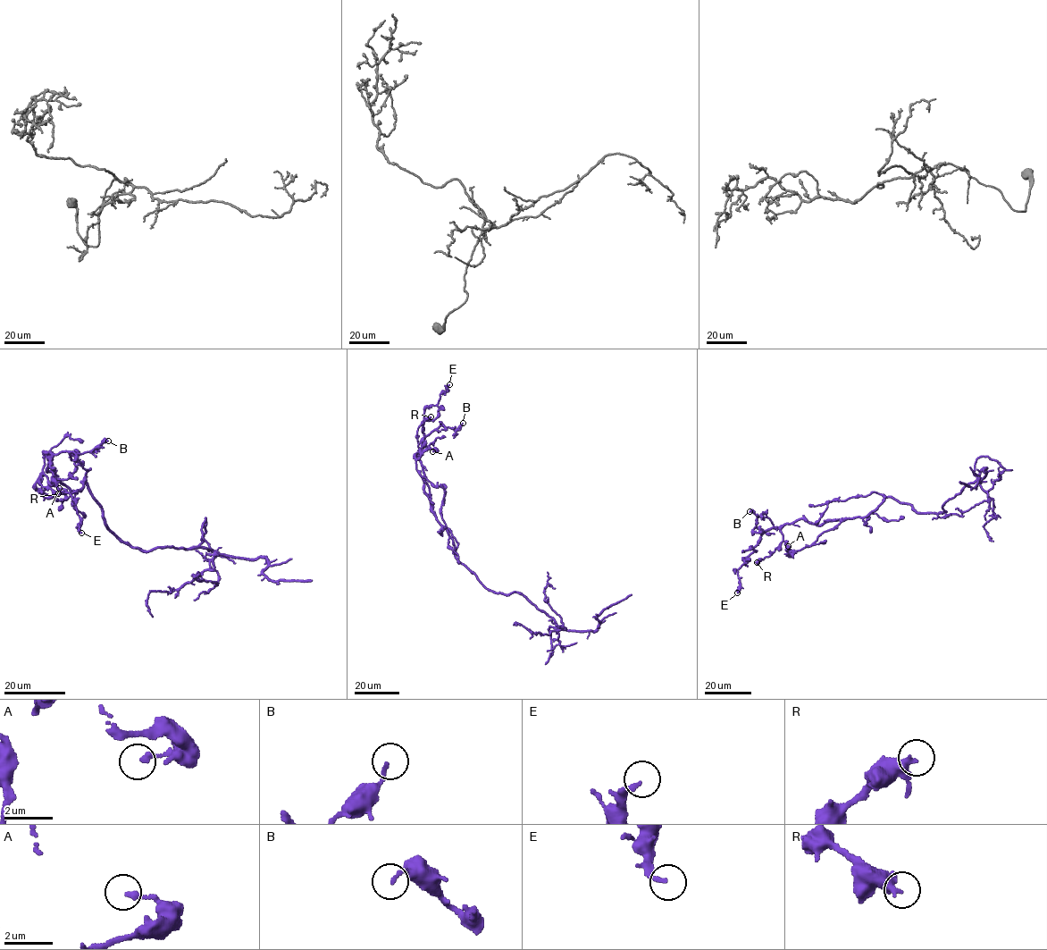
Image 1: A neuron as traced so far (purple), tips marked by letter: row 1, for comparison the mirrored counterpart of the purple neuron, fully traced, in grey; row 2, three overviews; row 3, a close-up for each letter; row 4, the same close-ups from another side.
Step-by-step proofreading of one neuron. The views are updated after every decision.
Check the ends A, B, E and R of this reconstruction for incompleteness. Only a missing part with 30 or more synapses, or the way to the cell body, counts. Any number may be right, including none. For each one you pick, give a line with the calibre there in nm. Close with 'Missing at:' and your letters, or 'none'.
Missing at: none

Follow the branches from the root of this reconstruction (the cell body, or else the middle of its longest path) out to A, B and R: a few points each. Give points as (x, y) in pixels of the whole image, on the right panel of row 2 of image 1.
A: (895, 500), (888, 497), (866, 517), (843, 519), (833, 528), (824, 532), (810, 545), (791, 556), (788, 546)
B: (895, 500), (886, 497), (866, 517), (819, 525), (798, 518), (765, 531), (754, 528), (757, 517), (749, 511)
R: (895, 500), (886, 497), (859, 517), (819, 525), (801, 518), (785, 524), (782, 542), (757, 562)

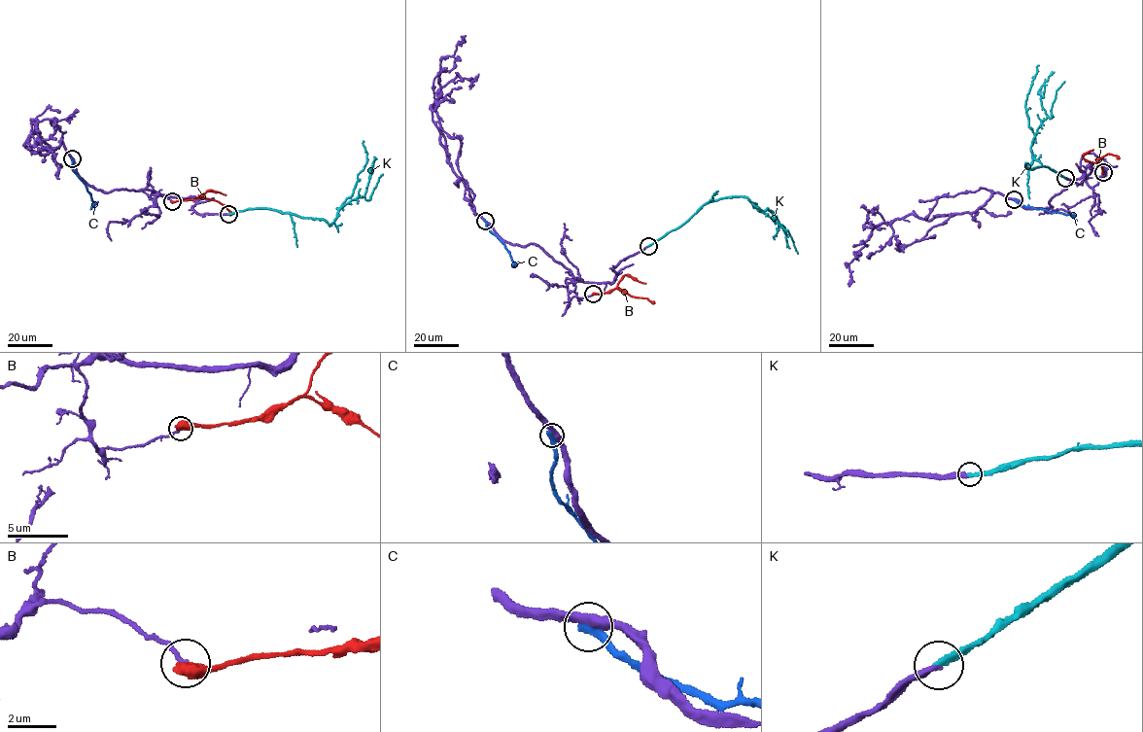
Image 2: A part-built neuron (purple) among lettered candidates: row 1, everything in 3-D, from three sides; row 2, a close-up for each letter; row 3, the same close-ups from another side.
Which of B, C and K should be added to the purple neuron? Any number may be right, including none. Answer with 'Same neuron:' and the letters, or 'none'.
Same neuron: K

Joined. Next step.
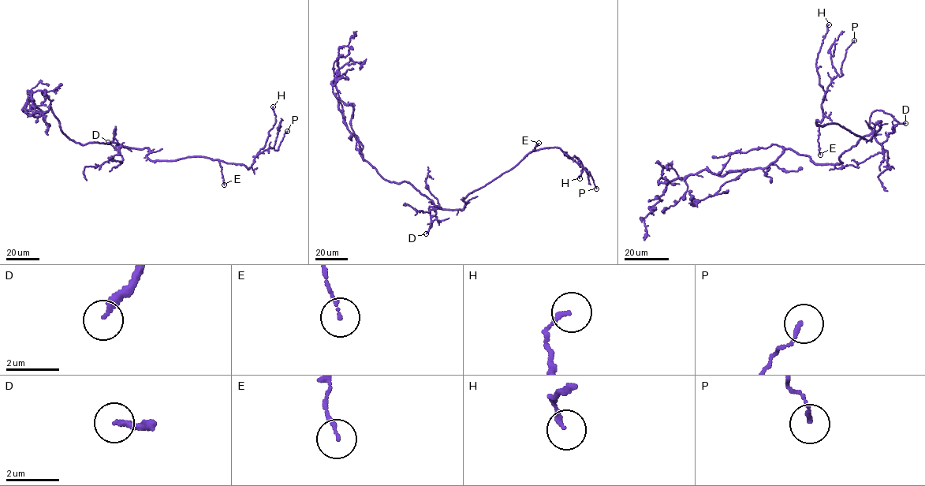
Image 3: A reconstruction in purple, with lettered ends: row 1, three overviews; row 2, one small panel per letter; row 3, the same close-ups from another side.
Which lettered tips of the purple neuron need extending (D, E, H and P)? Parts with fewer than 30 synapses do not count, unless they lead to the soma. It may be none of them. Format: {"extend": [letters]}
{"extend": ["D"]}

